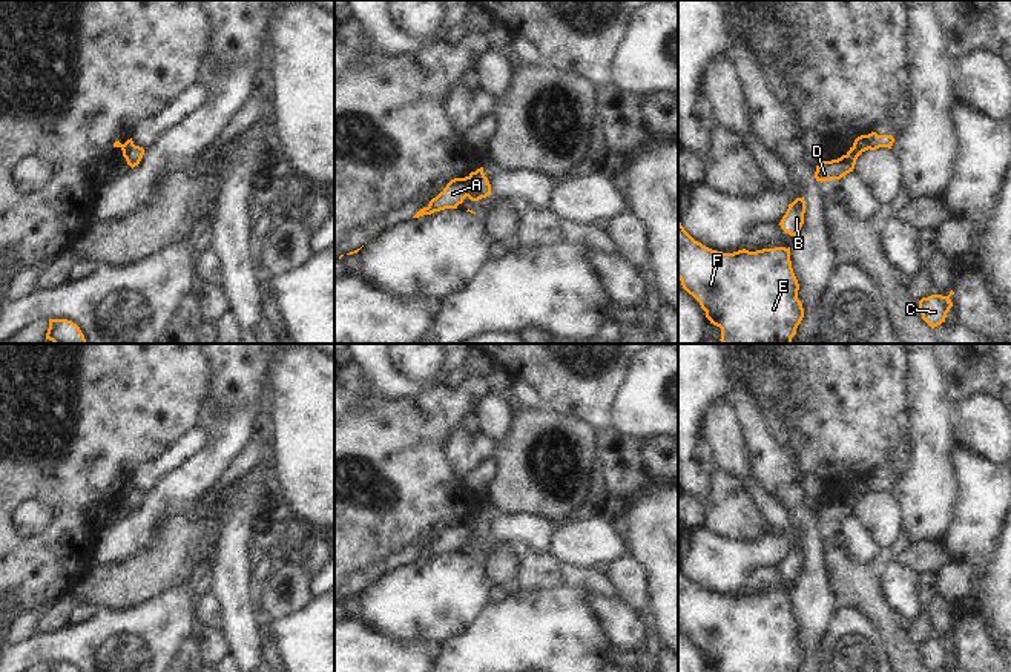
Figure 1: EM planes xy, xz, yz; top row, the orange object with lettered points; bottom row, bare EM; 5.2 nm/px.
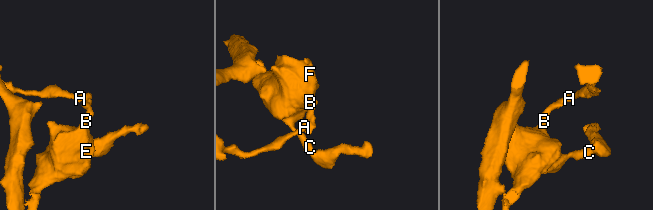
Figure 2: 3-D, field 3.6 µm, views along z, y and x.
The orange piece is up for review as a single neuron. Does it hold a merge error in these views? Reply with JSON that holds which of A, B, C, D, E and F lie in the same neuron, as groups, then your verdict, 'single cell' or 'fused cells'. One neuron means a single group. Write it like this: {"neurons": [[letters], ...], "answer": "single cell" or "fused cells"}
{"neurons": [["A"], ["B", "C", "D", "E", "F"]], "answer": "fused cells"}

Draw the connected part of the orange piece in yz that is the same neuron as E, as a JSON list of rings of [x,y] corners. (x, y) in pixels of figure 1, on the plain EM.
[[[678,565],[678,623],[720,672],[798,672],[804,661],[790,591],[723,597],[695,585]]]

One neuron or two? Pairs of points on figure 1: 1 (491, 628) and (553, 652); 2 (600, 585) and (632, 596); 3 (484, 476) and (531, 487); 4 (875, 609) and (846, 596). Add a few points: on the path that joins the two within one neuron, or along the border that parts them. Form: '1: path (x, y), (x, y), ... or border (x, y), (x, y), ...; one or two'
1: path (507, 634), (534, 634), (537, 637); one
2: border (603, 574), (615, 594); two
3: border (493, 459), (496, 473), (484, 496); two
4: path (867, 602), (861, 596), (853, 596); one

